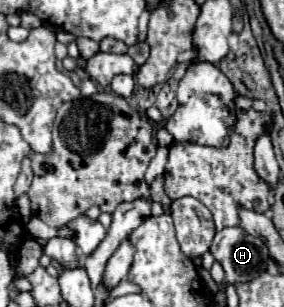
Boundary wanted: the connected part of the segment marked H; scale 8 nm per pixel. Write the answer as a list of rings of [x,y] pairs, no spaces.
[[[226,227],[214,235],[210,245],[214,261],[224,267],[226,283],[242,283],[254,279],[268,269],[268,247],[262,239],[248,235],[240,227]]]

